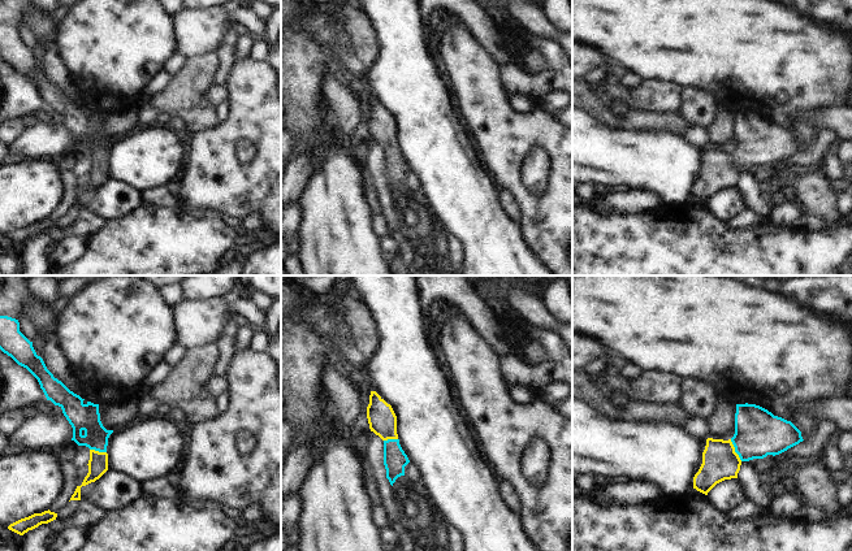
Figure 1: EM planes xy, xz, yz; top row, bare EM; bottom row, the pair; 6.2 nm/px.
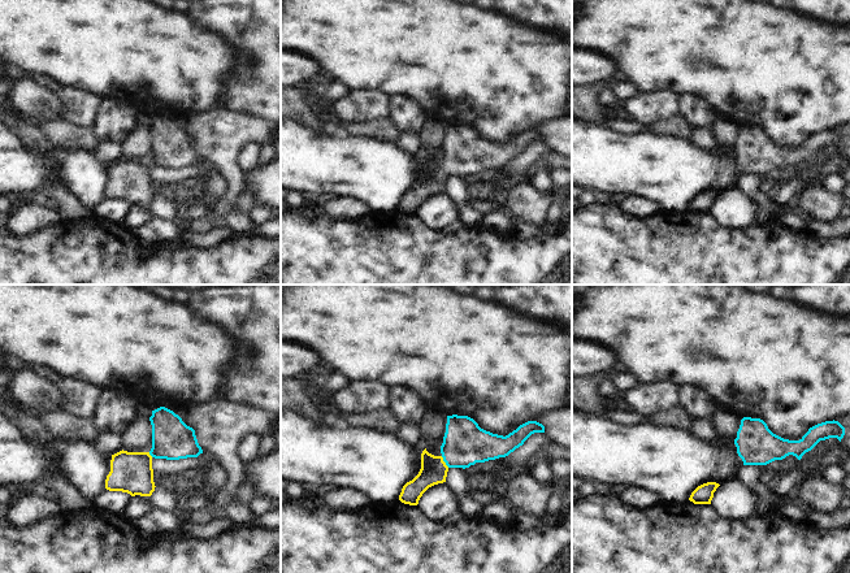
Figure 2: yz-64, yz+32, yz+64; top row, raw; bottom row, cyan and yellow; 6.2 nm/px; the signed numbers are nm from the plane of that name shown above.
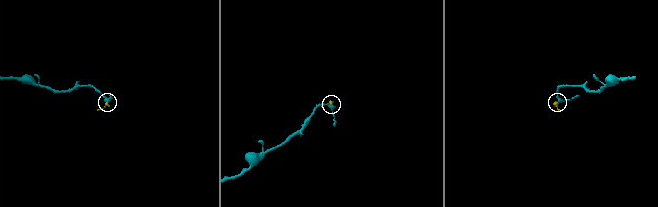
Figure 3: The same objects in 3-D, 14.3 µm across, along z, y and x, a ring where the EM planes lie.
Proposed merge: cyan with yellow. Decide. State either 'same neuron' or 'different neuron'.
same neuron

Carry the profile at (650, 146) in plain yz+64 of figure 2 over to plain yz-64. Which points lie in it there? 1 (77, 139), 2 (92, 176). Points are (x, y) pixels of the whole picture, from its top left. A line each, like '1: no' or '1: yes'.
1: no
2: yes

